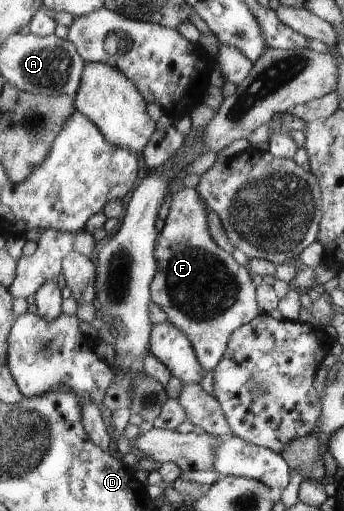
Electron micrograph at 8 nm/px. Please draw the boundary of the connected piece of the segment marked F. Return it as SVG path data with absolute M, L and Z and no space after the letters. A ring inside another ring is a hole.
M184 185L178 188L171 197L164 223L154 247L158 271L150 285L151 300L166 313L168 322L186 335L194 348L198 363L208 373L222 361L232 332L260 314L256 301L257 286L252 282L249 269L237 263L230 253L214 243L208 225L208 208L196 188Z

